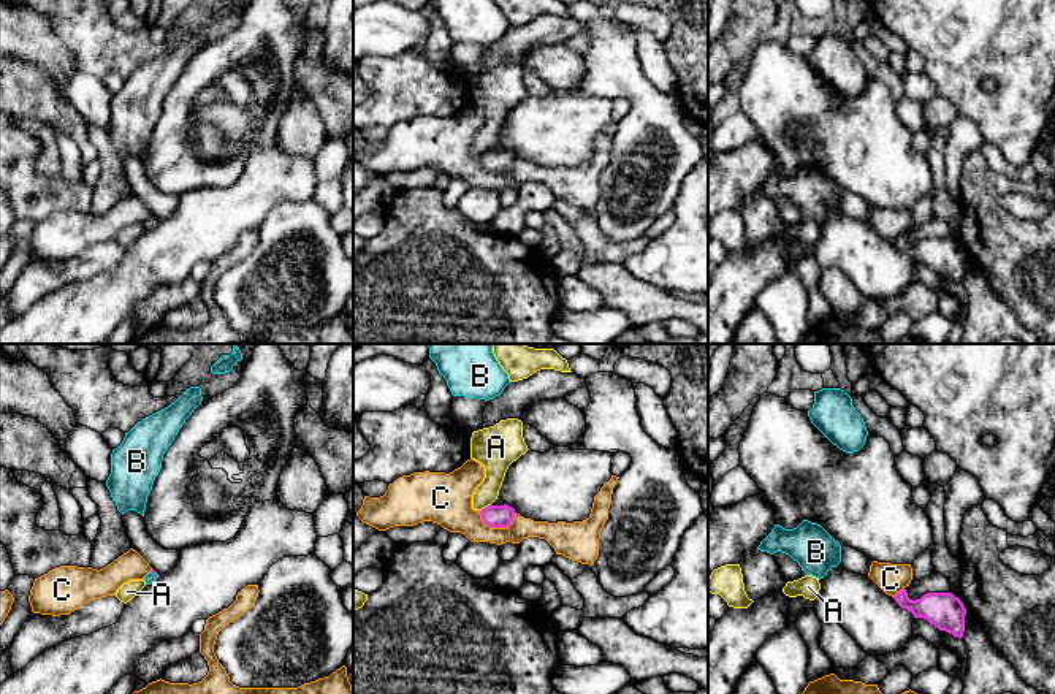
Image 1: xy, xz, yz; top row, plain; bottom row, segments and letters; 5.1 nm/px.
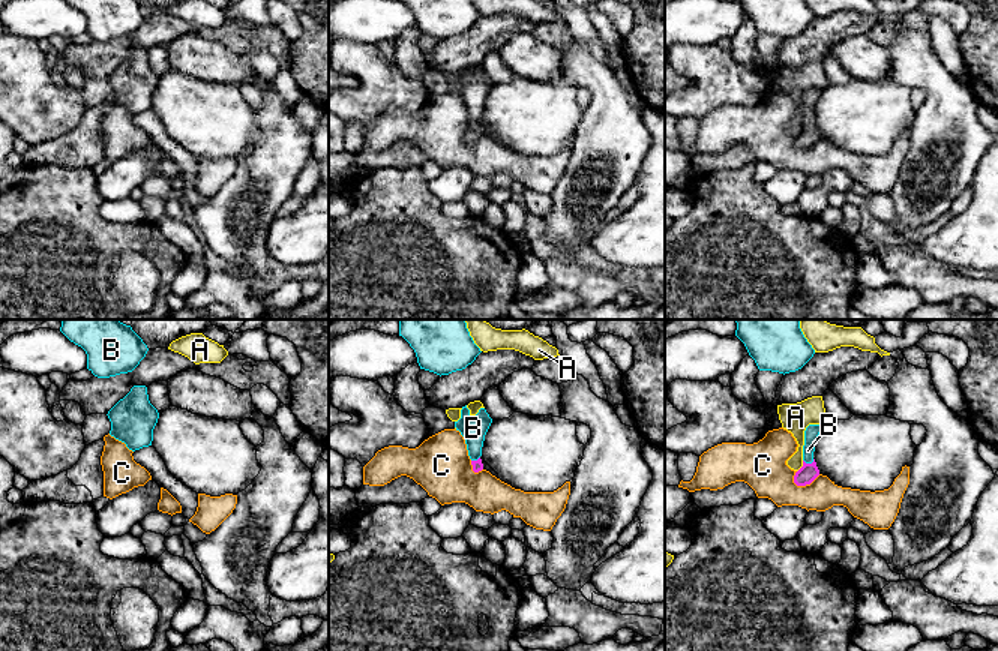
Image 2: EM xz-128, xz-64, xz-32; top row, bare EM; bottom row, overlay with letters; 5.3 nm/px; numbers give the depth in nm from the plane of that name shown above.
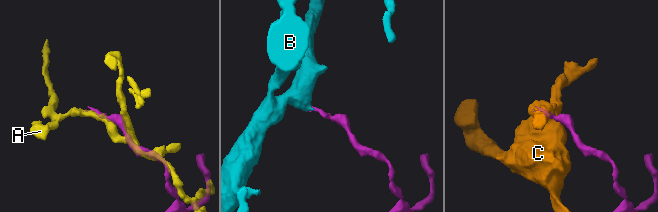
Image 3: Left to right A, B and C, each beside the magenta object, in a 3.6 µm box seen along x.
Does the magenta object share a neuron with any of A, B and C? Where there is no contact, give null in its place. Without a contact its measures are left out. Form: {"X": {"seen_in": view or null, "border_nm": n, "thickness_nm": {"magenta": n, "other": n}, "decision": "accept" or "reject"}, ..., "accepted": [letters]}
{"A": {"seen_in": "xz", "border_nm": 60, "thickness_nm": {"magenta": 110, "other": 140}, "decision": "reject"}, "B": {"seen_in": "xy", "border_nm": 50, "thickness_nm": {"magenta": 20, "other": 60}, "decision": "accept"}, "C": {"seen_in": "xz", "border_nm": 200, "thickness_nm": {"magenta": 110, "other": 200}, "decision": "reject"}, "accepted": ["B"]}

